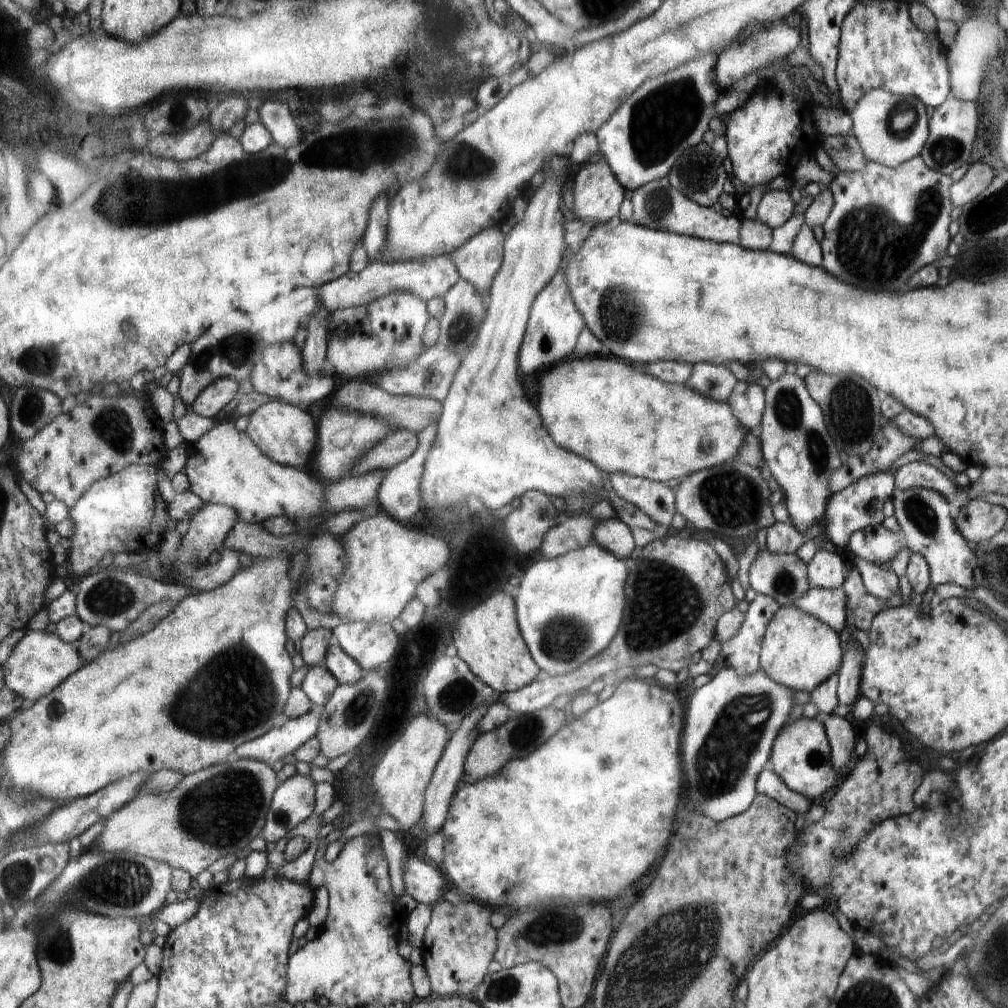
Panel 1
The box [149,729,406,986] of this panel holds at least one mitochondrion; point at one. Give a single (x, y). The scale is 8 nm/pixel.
(220, 811)

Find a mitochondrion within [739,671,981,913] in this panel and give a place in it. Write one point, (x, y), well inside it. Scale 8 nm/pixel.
(843, 834)

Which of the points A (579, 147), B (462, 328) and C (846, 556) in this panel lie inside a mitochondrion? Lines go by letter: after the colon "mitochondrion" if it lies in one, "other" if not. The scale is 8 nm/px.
A: other
B: mitochondrion
C: other

